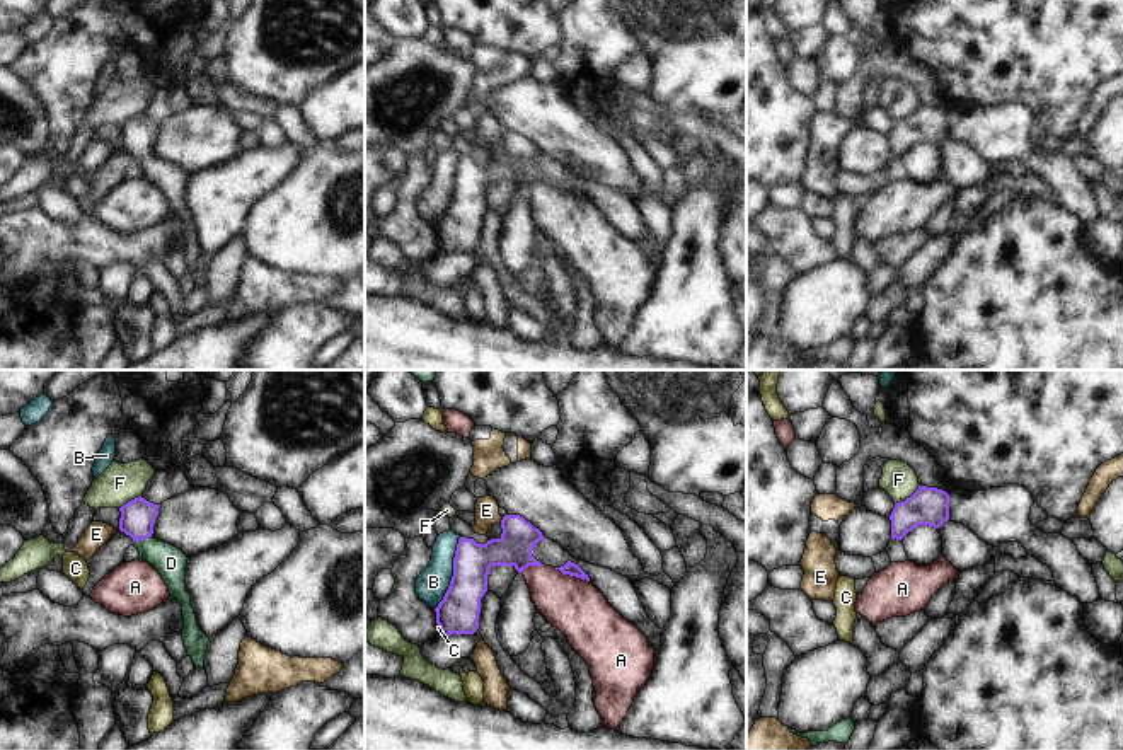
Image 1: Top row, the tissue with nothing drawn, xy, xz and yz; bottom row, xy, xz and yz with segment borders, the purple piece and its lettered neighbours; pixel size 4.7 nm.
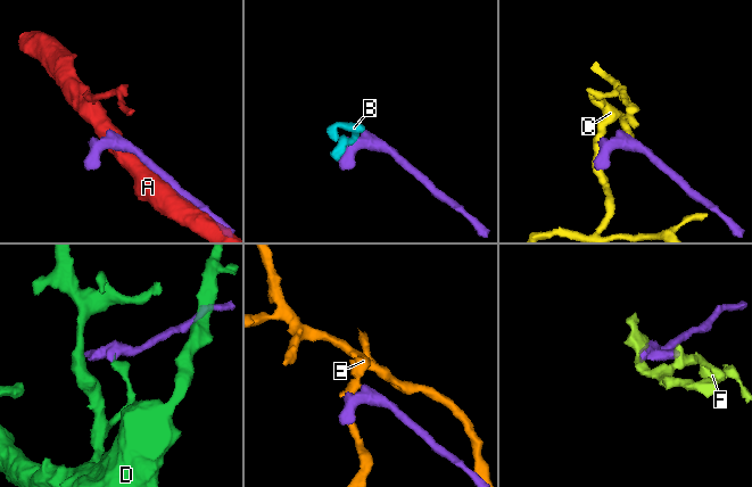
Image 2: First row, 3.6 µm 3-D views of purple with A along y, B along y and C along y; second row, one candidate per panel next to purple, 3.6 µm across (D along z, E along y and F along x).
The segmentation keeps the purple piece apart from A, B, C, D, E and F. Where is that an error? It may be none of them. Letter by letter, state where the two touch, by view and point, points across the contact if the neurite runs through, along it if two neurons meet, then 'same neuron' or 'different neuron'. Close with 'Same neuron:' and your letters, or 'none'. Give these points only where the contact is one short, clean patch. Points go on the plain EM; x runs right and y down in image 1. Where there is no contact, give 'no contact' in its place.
A: contact xz (571, 193); different neuron
B: contact xz (454, 191); border xz (460, 155), (455, 166), (450, 203), (433, 227); different neuron
C: contact xz (440, 248); border xz (438, 244), (442, 251); different neuron
D: contact xy (142, 157); way xy (138, 133), (142, 157), (171, 181); same neuron
E: contact xz (501, 138); different neuron
F: contact yz (907, 116); border yz (919, 103), (895, 123); different neuron
Same neuron: D

